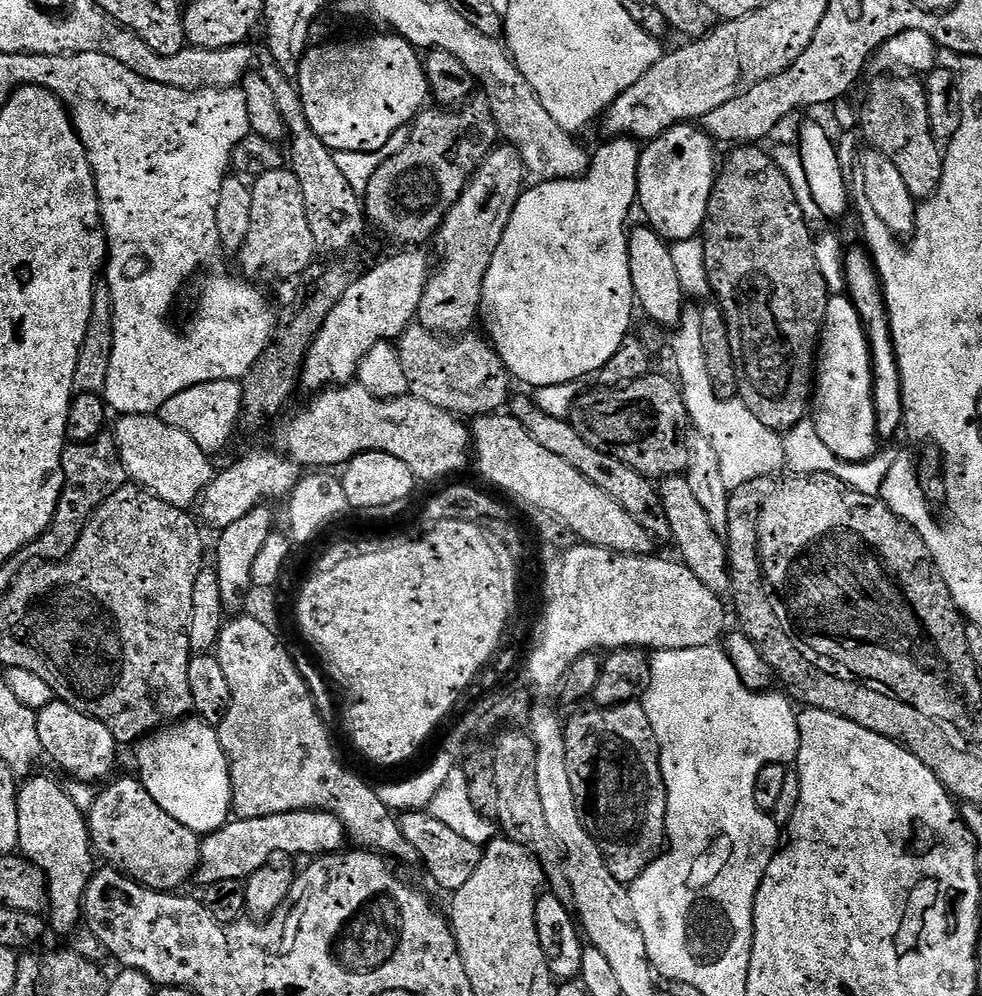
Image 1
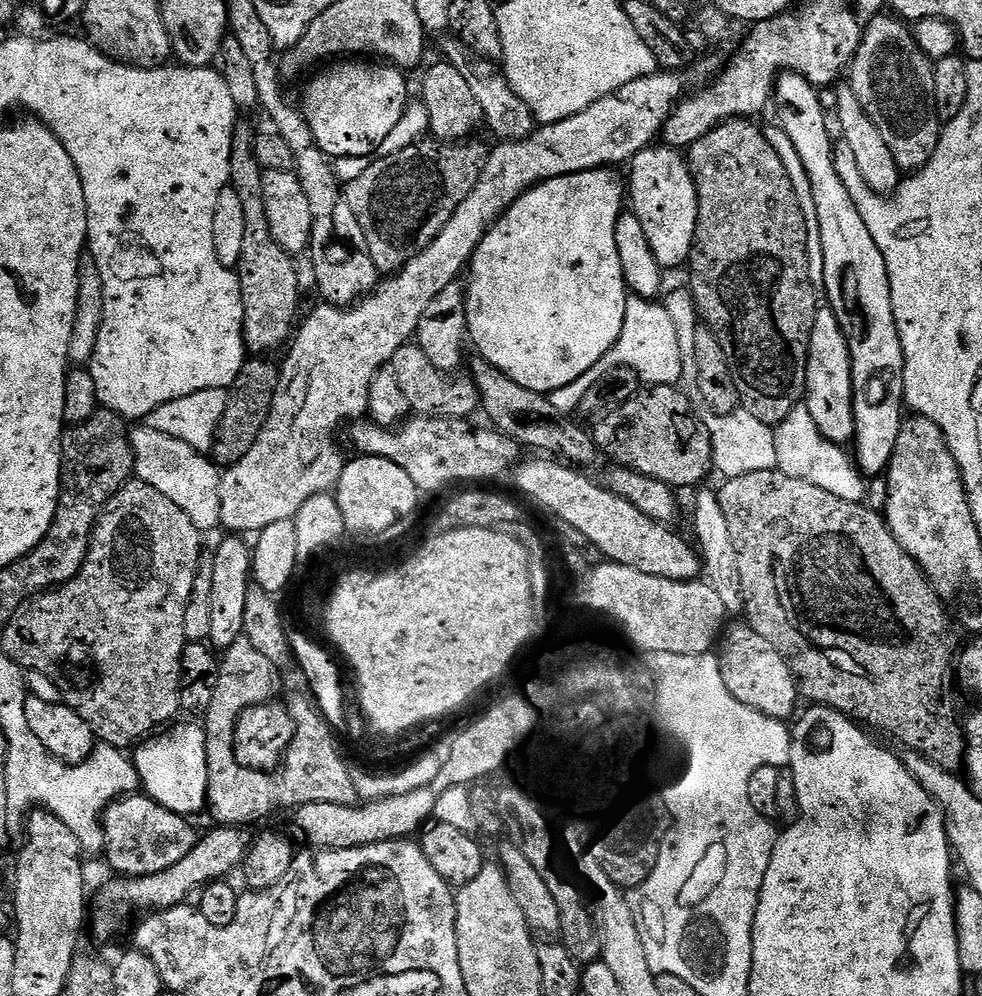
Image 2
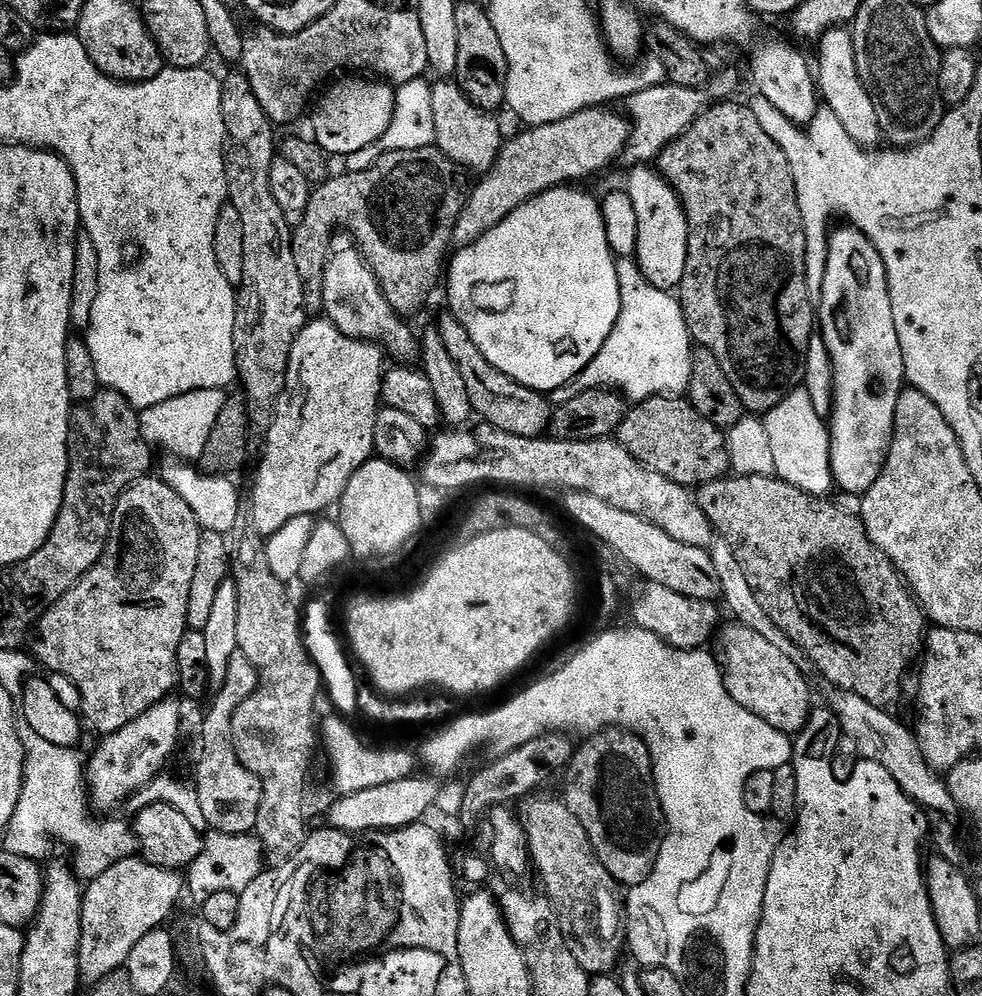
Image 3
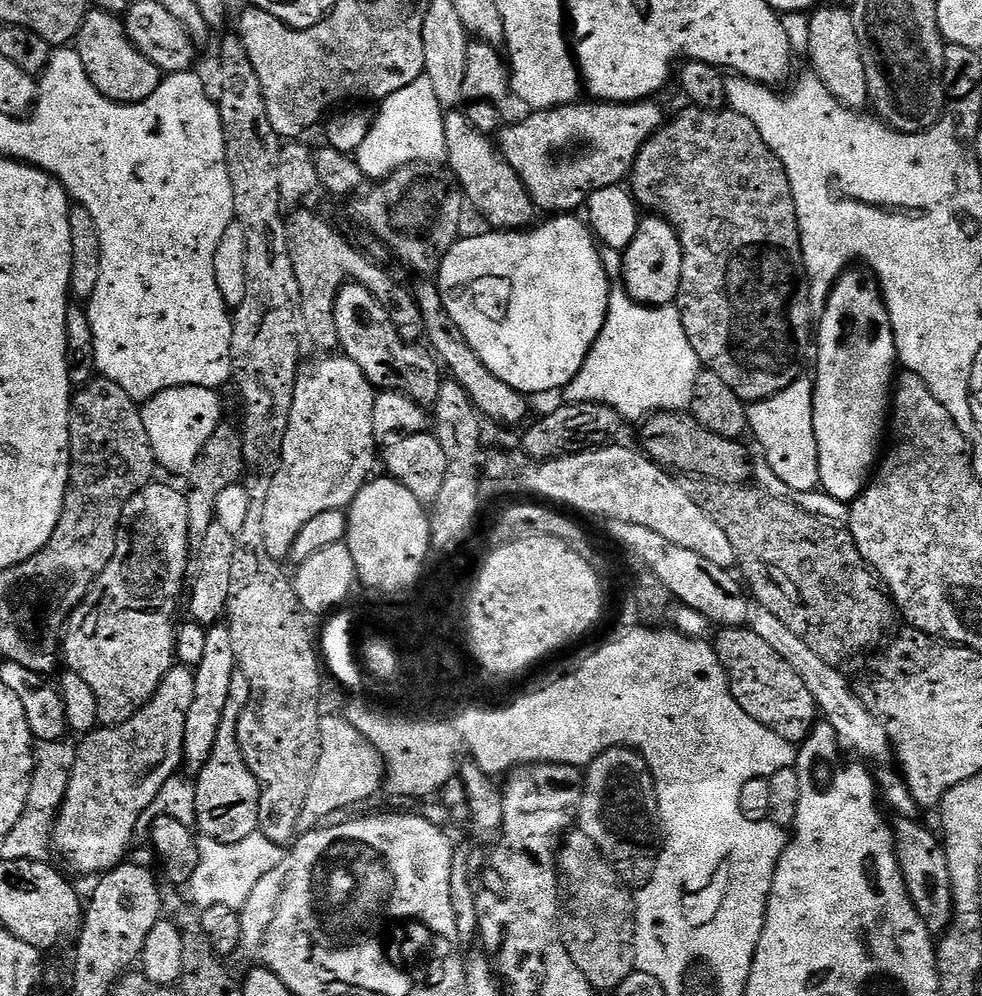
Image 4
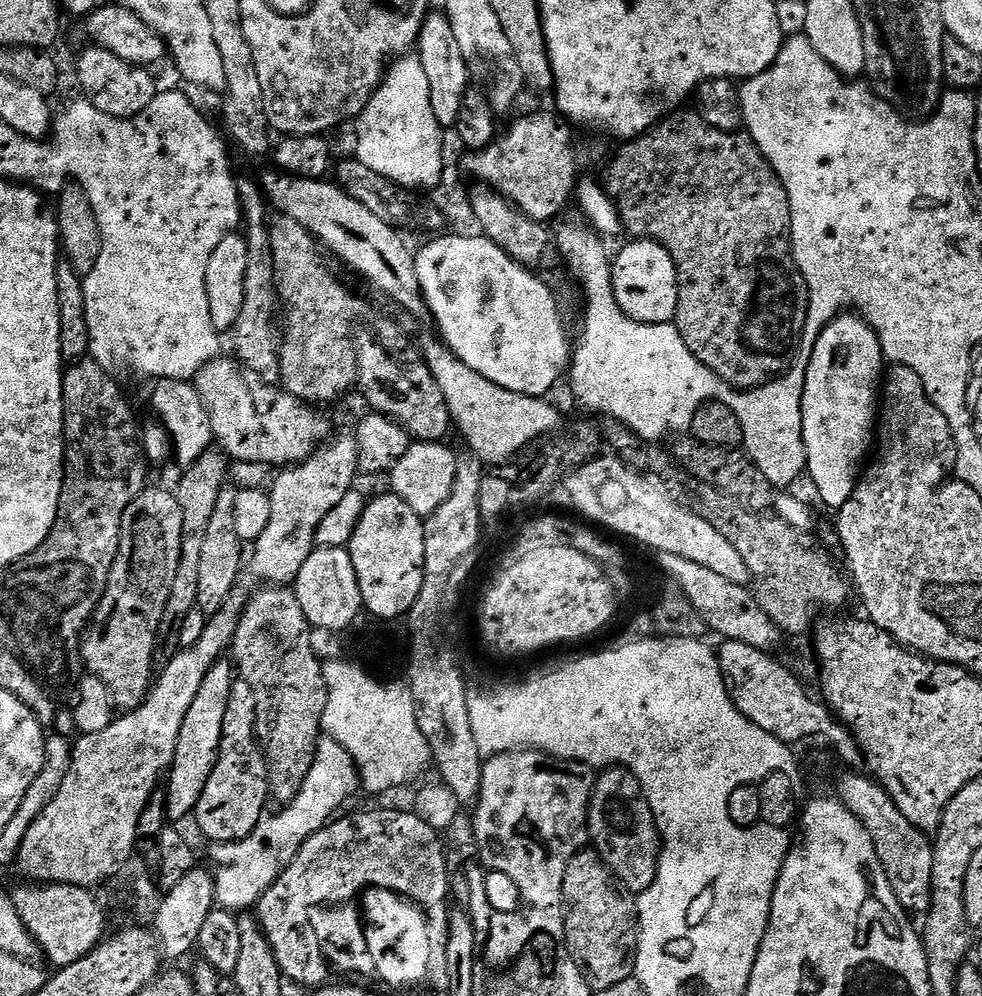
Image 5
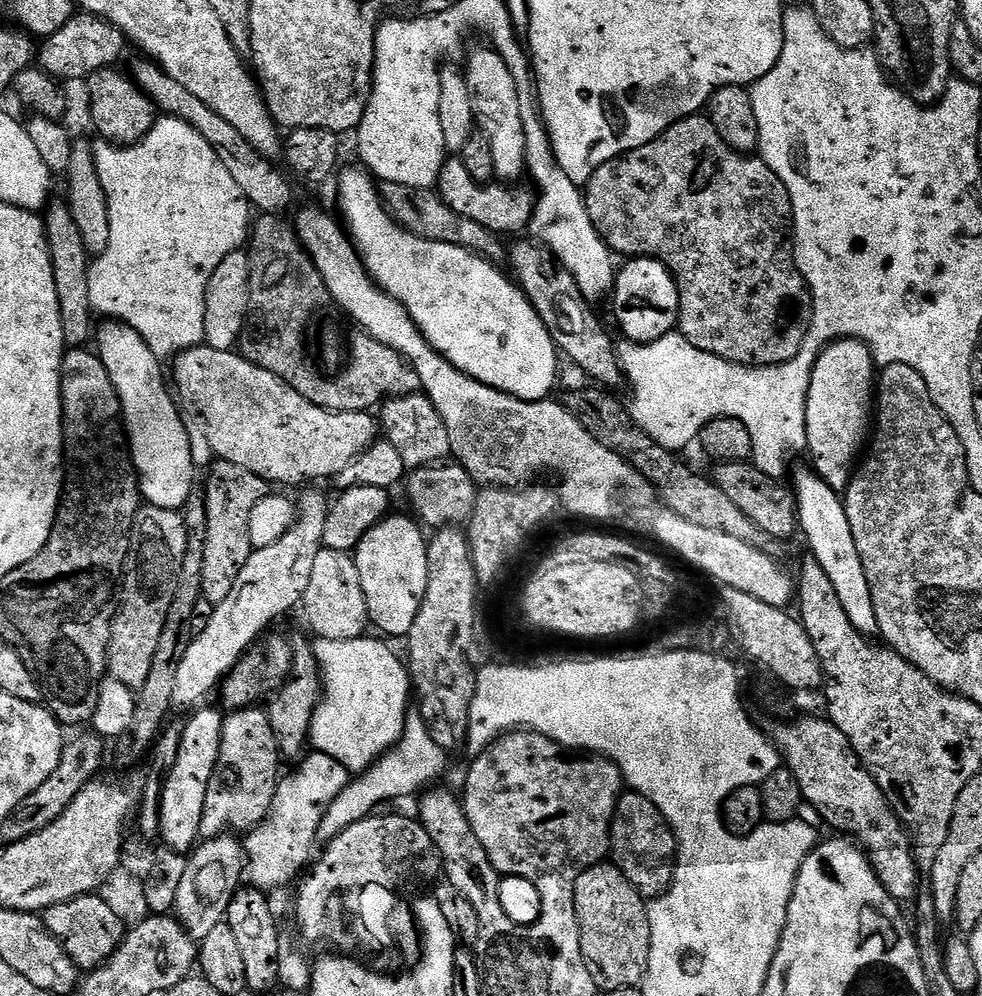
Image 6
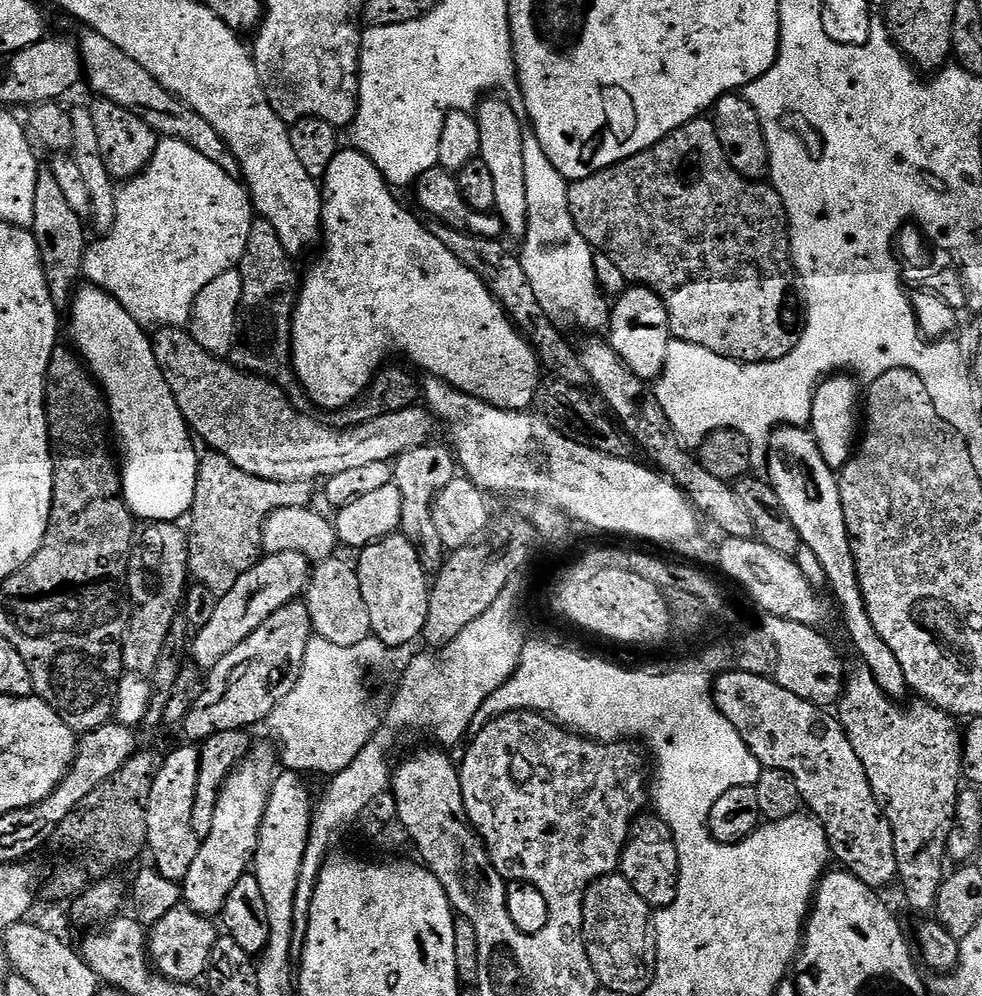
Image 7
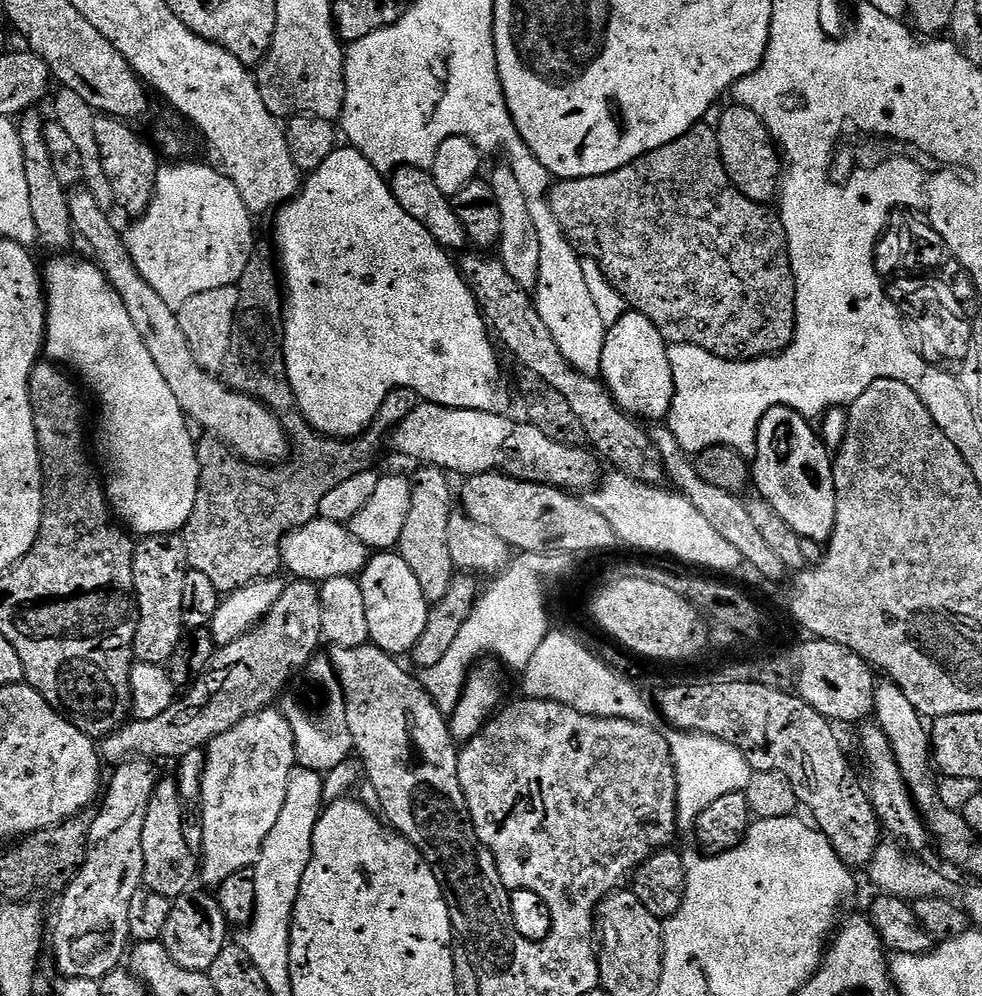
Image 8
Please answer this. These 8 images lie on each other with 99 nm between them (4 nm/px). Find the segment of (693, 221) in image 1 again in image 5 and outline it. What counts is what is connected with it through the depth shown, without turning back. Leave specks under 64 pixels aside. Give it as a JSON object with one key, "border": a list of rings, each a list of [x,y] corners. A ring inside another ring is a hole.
{"border":[[[633,239],[612,260],[612,285],[618,306],[632,320],[643,324],[670,324],[680,305],[680,281],[674,258],[658,242]]]}

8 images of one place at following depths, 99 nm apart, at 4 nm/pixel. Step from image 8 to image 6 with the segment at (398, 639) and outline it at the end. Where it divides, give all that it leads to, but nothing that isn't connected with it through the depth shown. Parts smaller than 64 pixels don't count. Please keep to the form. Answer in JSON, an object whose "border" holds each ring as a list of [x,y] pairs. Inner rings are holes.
{"border":[[[385,516],[364,535],[360,545],[354,549],[371,627],[385,632],[380,633],[385,637],[407,637],[410,626],[414,626],[414,618],[418,618],[418,606],[422,606],[422,598],[426,594],[428,540],[420,533],[421,525],[409,516]]]}

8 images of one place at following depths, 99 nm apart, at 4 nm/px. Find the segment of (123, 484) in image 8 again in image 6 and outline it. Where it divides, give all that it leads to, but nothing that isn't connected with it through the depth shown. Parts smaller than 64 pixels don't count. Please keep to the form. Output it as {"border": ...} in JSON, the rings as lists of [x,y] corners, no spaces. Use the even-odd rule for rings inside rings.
{"border":[[[104,322],[101,328],[99,325],[95,329],[94,351],[106,368],[106,374],[110,376],[110,382],[114,384],[114,390],[120,399],[120,411],[128,437],[132,467],[135,468],[136,478],[140,483],[141,497],[153,508],[183,509],[189,496],[193,495],[192,479],[198,475],[198,469],[190,454],[190,428],[184,425],[184,420],[176,409],[177,401],[170,391],[165,369],[164,372],[160,369],[161,357],[153,354],[150,346],[146,346],[146,342],[134,329],[119,322]]]}

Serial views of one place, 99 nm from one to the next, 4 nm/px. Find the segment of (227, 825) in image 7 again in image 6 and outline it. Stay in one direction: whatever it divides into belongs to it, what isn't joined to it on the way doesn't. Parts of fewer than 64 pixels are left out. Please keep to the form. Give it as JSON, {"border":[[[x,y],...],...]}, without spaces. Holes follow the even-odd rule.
{"border":[[[223,834],[205,839],[187,857],[184,865],[184,873],[178,882],[174,916],[197,942],[206,938],[214,926],[225,923],[232,893],[241,887],[246,857],[241,841],[235,838],[235,835]]]}

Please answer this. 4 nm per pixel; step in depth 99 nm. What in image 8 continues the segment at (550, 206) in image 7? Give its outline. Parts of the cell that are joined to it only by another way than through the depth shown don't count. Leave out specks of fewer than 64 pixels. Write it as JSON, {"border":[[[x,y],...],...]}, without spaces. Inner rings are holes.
{"border":[[[517,146],[510,156],[512,173],[518,178],[518,186],[522,186],[522,194],[526,194],[526,206],[530,210],[530,218],[534,222],[534,230],[538,232],[540,243],[540,274],[534,288],[536,309],[562,358],[570,362],[582,374],[599,377],[602,360],[602,346],[606,320],[600,317],[596,309],[596,300],[588,289],[588,280],[584,277],[581,257],[571,242],[564,236],[558,226],[558,218],[554,218],[552,207],[548,204],[548,194],[554,183],[554,177],[542,162],[528,148]]]}

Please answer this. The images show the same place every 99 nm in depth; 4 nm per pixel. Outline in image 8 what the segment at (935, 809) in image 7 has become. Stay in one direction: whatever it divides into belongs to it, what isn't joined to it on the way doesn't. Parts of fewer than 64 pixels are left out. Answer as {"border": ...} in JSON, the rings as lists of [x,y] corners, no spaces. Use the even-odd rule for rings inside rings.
{"border":[[[875,722],[865,723],[863,727],[865,728],[860,732],[860,748],[864,751],[865,762],[868,763],[866,791],[868,800],[872,803],[872,809],[875,810],[883,831],[887,835],[888,832],[892,835],[889,837],[903,842],[913,853],[920,852],[927,846],[928,840],[930,844],[930,832],[916,803],[912,801],[912,794],[908,791],[908,783],[900,772],[896,755],[892,753],[892,744],[888,740],[888,735]]]}

